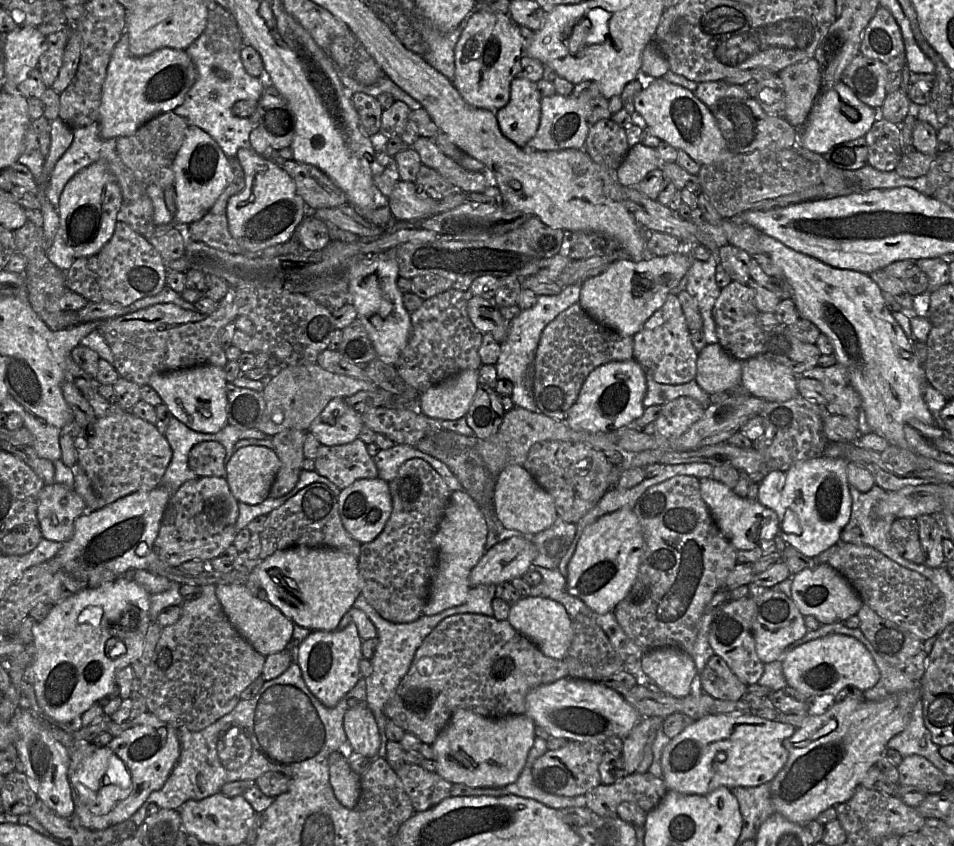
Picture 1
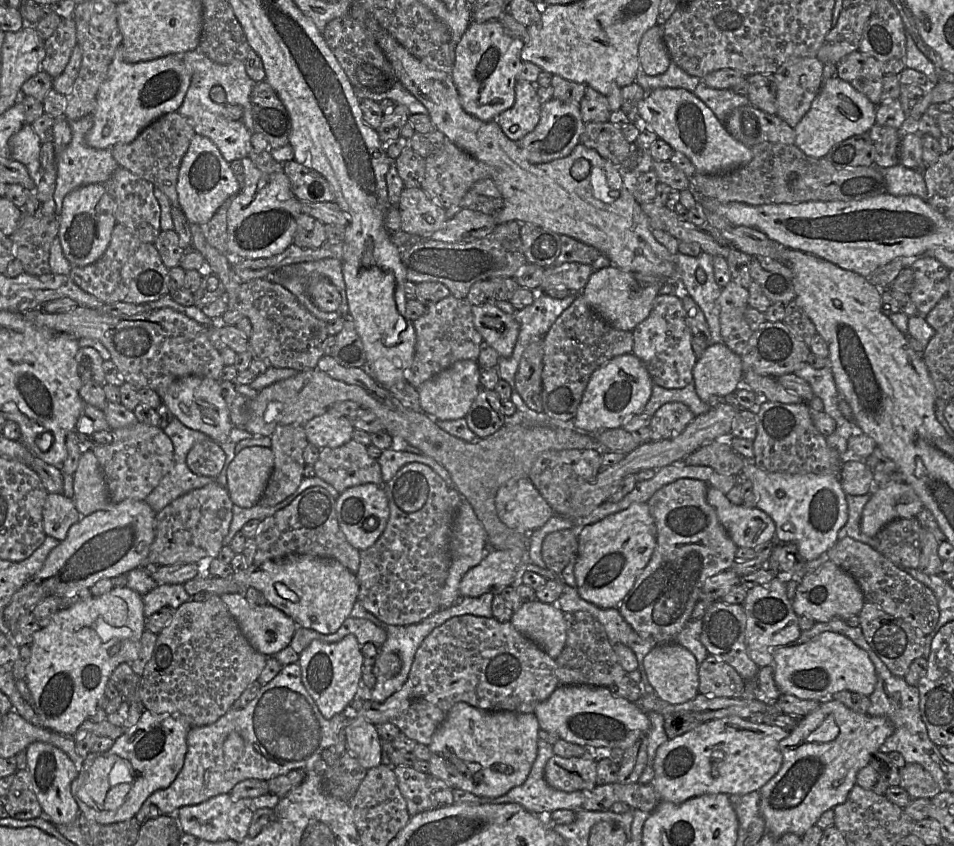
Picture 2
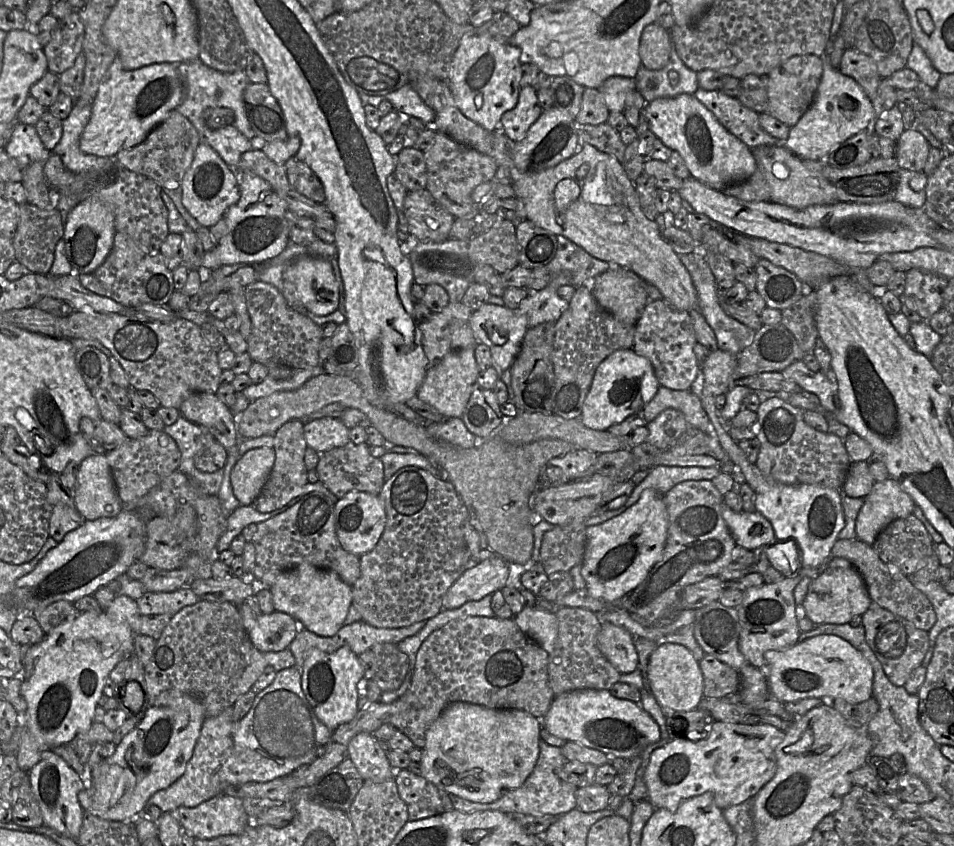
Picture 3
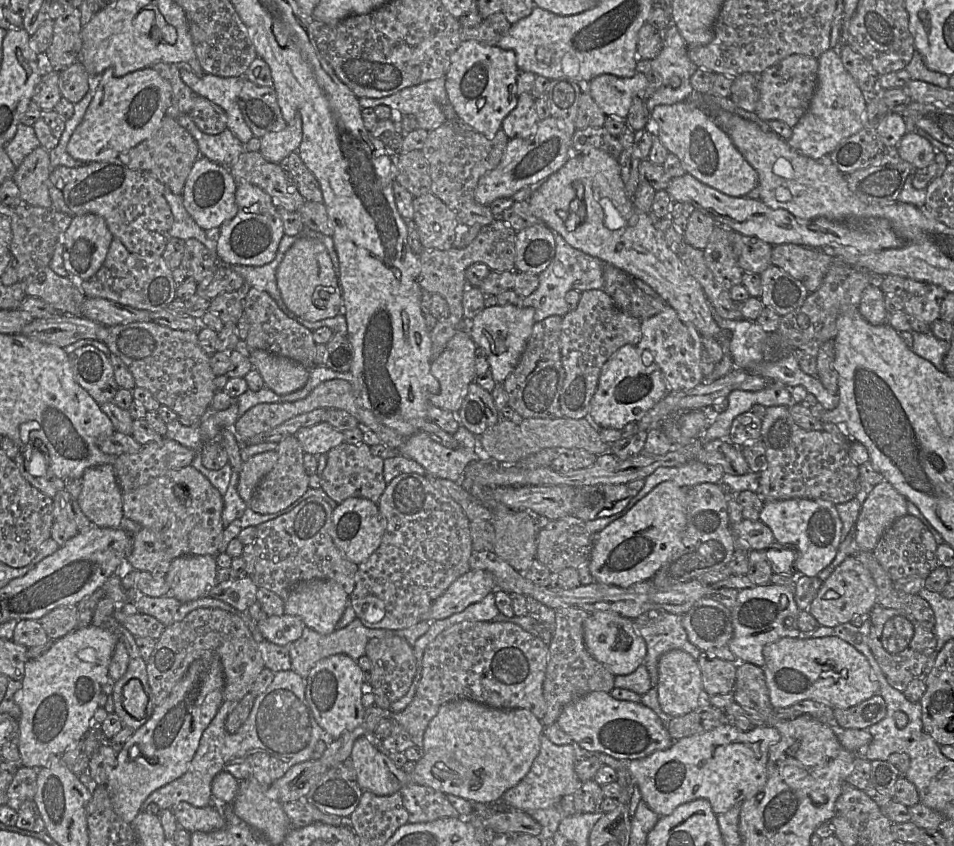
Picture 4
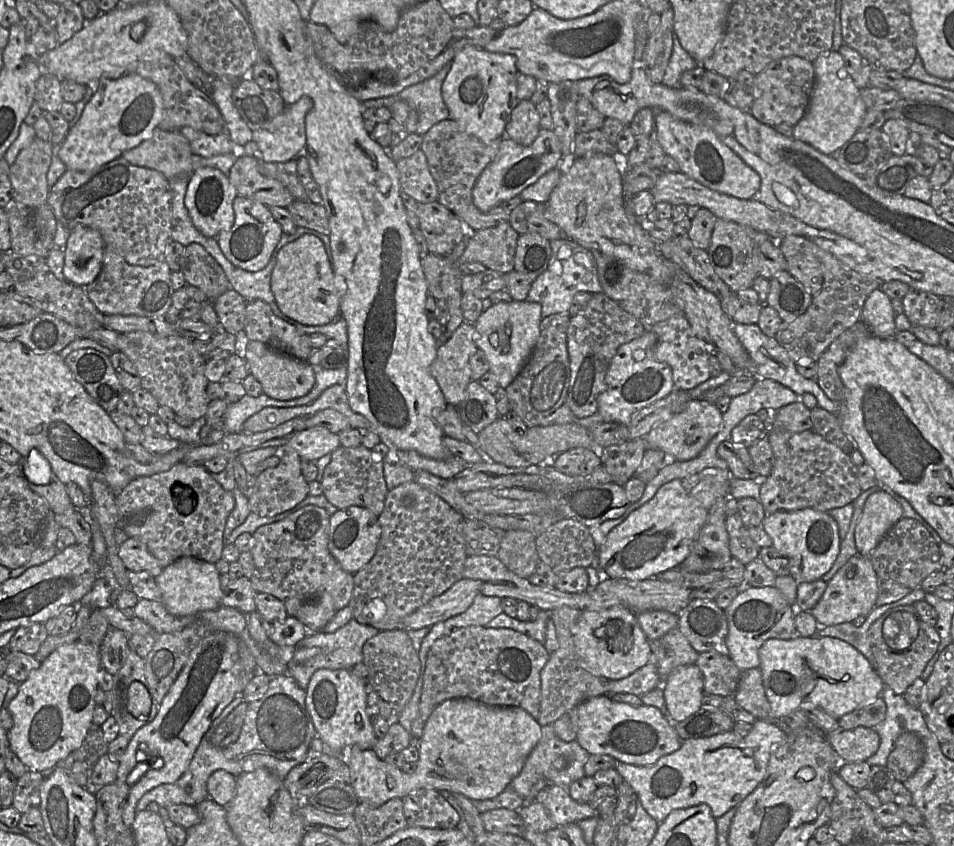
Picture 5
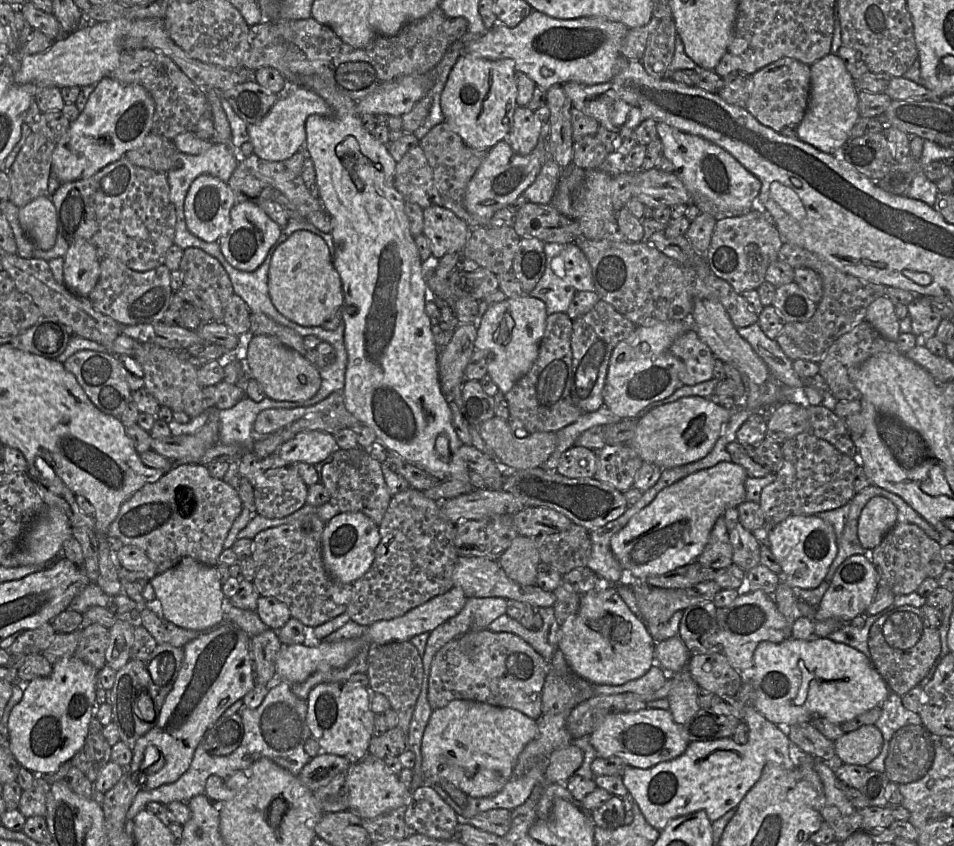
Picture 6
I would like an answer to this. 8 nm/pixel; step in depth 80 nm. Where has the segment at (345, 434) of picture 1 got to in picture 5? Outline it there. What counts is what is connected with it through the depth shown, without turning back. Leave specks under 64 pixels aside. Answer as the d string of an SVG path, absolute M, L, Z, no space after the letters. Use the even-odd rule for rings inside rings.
M315 426L296 433L283 448L295 450L301 459L317 461L326 454L331 454L340 446L339 436L327 428Z

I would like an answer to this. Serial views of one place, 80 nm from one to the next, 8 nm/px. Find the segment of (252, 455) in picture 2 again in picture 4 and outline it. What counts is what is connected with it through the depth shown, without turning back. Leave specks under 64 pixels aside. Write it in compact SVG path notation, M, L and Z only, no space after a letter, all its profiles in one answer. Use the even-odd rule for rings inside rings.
M267 451L259 453L243 462L237 484L237 492L242 500L248 503L261 481L261 479L270 472L278 459L276 451Z

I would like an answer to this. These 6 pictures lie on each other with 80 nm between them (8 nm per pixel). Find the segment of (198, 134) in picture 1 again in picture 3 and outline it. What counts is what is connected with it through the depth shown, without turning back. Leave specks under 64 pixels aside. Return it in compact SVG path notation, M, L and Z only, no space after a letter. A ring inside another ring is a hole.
M206 143L198 145L191 166L182 180L182 205L196 221L210 228L225 217L228 208L238 202L240 188L234 170Z

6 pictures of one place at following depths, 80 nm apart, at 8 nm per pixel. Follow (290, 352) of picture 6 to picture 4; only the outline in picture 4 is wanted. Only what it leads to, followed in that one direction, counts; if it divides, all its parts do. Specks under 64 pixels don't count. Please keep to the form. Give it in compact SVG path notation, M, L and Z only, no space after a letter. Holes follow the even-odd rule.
M256 349L249 352L249 360L263 378L264 384L278 395L295 392L305 386L309 377L309 369L290 359Z

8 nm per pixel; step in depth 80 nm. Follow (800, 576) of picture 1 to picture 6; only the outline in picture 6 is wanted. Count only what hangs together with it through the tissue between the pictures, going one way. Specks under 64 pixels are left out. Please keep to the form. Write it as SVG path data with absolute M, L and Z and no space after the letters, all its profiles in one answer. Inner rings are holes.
M864 555L848 557L835 571L827 591L816 608L813 620L818 622L835 618L850 622L855 617L865 614L878 586L878 573L870 559Z

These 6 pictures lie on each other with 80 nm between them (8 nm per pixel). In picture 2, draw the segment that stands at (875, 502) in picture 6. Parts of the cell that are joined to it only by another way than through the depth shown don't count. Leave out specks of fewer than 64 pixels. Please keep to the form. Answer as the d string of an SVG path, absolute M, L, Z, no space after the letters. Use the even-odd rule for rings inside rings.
M889 482L885 486L873 489L873 495L862 513L861 530L865 535L875 537L888 523L895 519L917 518L923 508L923 502L911 485L905 482Z

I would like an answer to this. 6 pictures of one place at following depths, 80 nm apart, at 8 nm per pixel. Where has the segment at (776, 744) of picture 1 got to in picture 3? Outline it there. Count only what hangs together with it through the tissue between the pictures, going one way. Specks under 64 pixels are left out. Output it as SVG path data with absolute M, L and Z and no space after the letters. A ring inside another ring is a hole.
M715 721L707 736L701 740L693 741L688 738L671 740L666 745L657 748L650 757L644 774L647 799L656 809L665 808L671 812L675 812L683 801L705 792L714 794L715 802L722 810L754 799L776 774L775 747L782 742L784 737L785 732L772 725Z

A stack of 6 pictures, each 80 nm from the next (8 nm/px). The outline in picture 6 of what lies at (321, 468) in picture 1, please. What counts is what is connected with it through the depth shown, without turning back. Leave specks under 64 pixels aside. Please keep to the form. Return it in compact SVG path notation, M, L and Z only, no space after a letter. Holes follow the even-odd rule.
M360 447L353 449L336 449L332 459L322 468L321 484L330 495L329 503L340 512L361 512L379 526L389 507L392 495L384 480L381 462L368 450Z

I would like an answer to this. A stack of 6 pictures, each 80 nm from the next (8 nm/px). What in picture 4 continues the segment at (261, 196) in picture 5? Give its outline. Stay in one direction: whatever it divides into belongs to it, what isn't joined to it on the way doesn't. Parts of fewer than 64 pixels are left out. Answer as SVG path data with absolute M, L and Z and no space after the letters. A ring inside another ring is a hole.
M260 151L240 154L231 167L227 167L238 183L251 183L269 194L278 208L297 211L306 200L296 184L279 163L265 160Z

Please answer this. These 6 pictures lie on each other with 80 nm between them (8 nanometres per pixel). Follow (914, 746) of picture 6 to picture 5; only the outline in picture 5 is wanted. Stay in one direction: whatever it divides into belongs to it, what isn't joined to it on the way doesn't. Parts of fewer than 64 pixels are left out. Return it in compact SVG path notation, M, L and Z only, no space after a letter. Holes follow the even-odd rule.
M904 732L895 741L887 760L887 767L896 780L904 783L923 766L923 740L915 733Z

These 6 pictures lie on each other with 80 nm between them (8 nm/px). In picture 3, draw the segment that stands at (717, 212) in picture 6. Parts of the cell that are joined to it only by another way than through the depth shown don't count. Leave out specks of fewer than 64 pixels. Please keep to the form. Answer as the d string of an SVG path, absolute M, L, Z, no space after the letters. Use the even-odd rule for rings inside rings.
M694 95L657 98L646 102L643 110L649 130L665 146L677 151L690 176L704 185L722 191L731 184L747 180L757 169L752 149L728 132Z

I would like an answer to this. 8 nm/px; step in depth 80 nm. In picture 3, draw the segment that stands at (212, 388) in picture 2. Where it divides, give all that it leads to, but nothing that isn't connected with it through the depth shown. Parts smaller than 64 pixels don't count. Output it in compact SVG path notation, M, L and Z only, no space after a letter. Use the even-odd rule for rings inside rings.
M194 393L179 408L188 421L206 427L226 451L237 443L236 416L212 393Z

